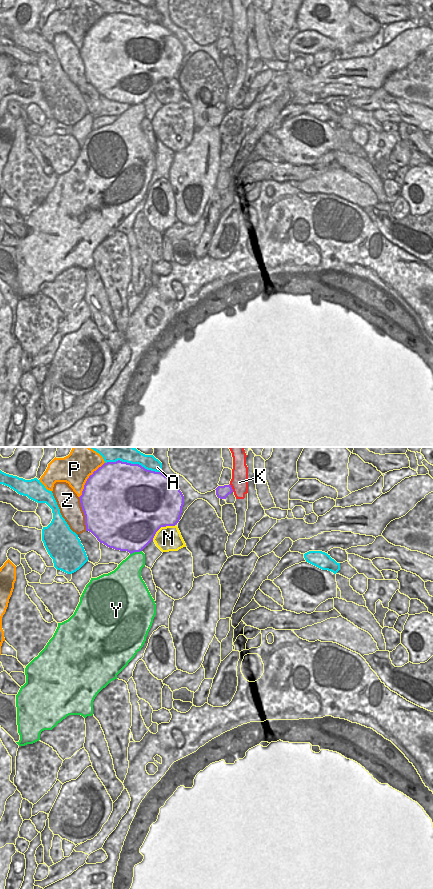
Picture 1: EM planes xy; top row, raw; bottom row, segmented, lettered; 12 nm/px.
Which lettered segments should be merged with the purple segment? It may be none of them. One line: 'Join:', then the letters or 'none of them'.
Join: none of them

